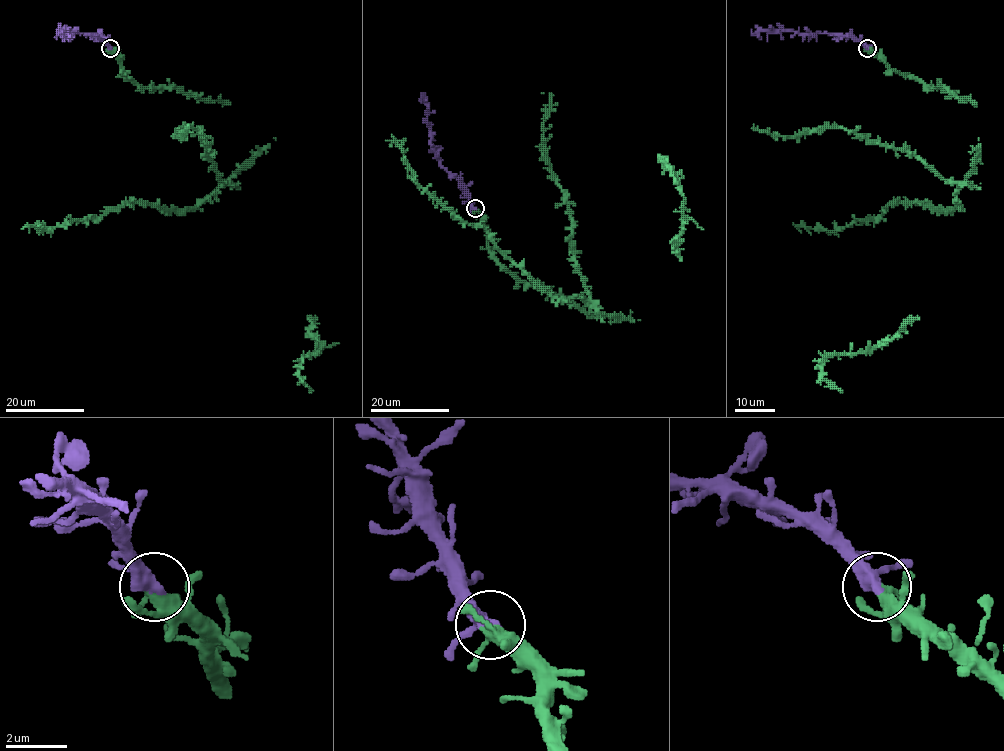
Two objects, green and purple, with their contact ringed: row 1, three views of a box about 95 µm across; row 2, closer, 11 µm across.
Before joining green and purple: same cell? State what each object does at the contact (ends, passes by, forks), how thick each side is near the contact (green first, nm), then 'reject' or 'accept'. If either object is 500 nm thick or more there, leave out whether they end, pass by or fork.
green forks; purple passes by; calibres 280 and 360 nm; accept

